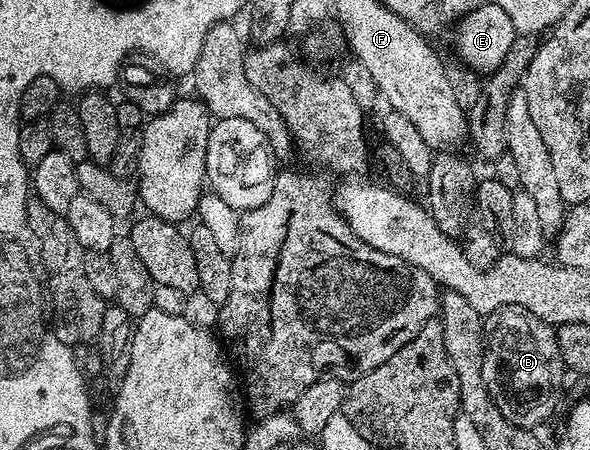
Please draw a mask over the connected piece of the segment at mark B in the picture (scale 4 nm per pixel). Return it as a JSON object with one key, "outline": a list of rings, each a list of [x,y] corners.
{"outline":[[[505,306],[504,308],[498,308],[497,310],[486,313],[483,316],[483,365],[481,366],[481,374],[485,378],[485,386],[497,406],[497,410],[501,410],[501,414],[505,414],[505,418],[509,418],[509,422],[513,422],[513,426],[521,426],[522,428],[535,430],[538,429],[538,424],[545,423],[555,412],[555,403],[559,400],[559,387],[563,384],[563,374],[565,374],[561,350],[558,349],[555,333],[556,329],[552,325],[546,324],[541,318],[529,314],[519,306]]]}

